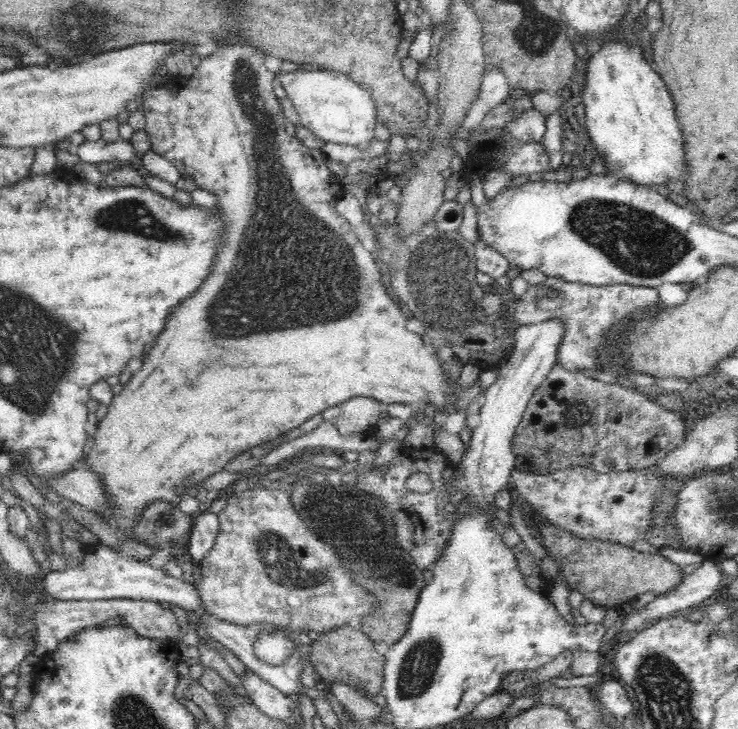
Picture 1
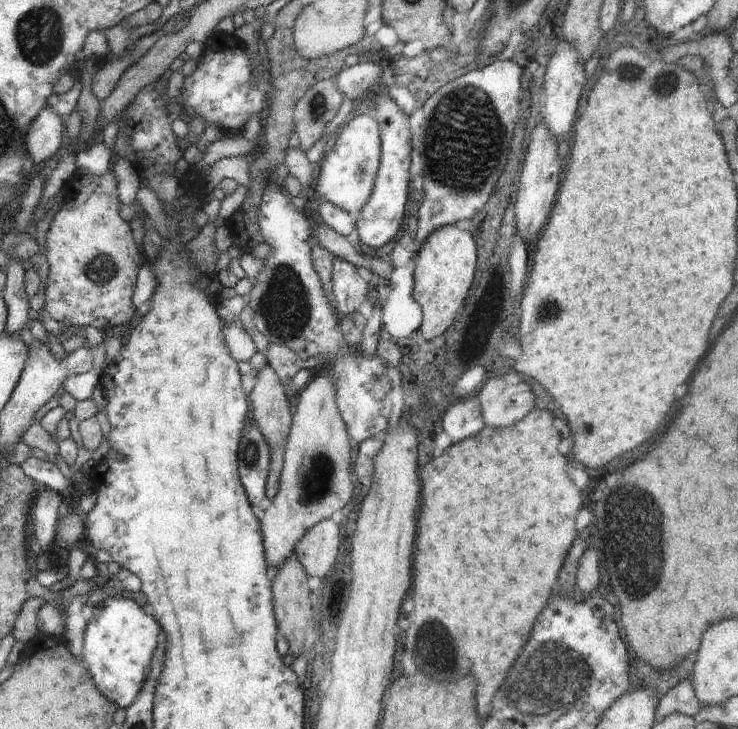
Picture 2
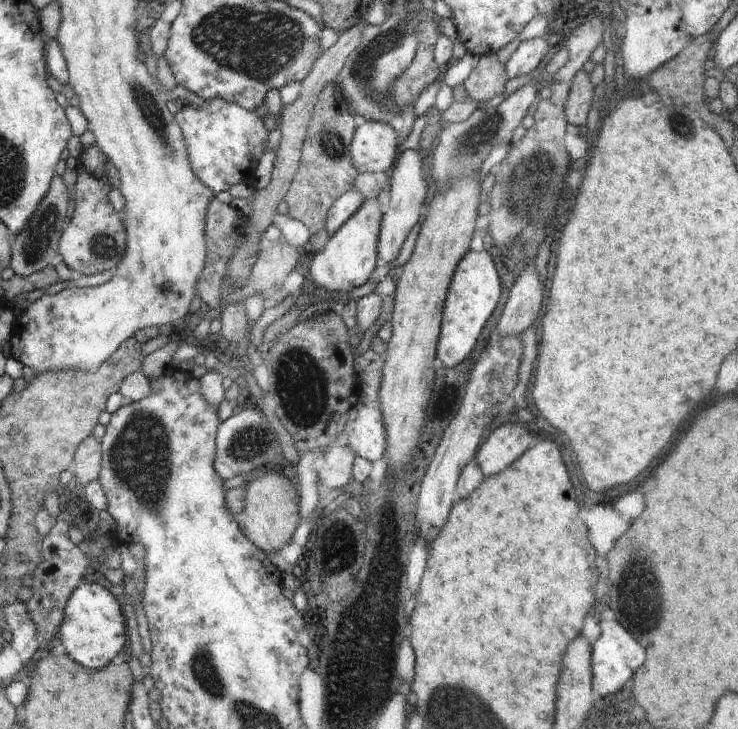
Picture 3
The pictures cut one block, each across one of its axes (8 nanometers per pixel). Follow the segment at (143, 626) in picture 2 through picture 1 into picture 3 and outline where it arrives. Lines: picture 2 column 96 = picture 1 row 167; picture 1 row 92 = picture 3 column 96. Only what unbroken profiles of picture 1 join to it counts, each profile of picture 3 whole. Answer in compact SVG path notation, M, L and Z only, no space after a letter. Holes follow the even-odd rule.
M82 582L78 588L74 588L63 612L62 623L57 630L67 655L77 664L100 670L123 650L127 636L121 606L100 584Z

